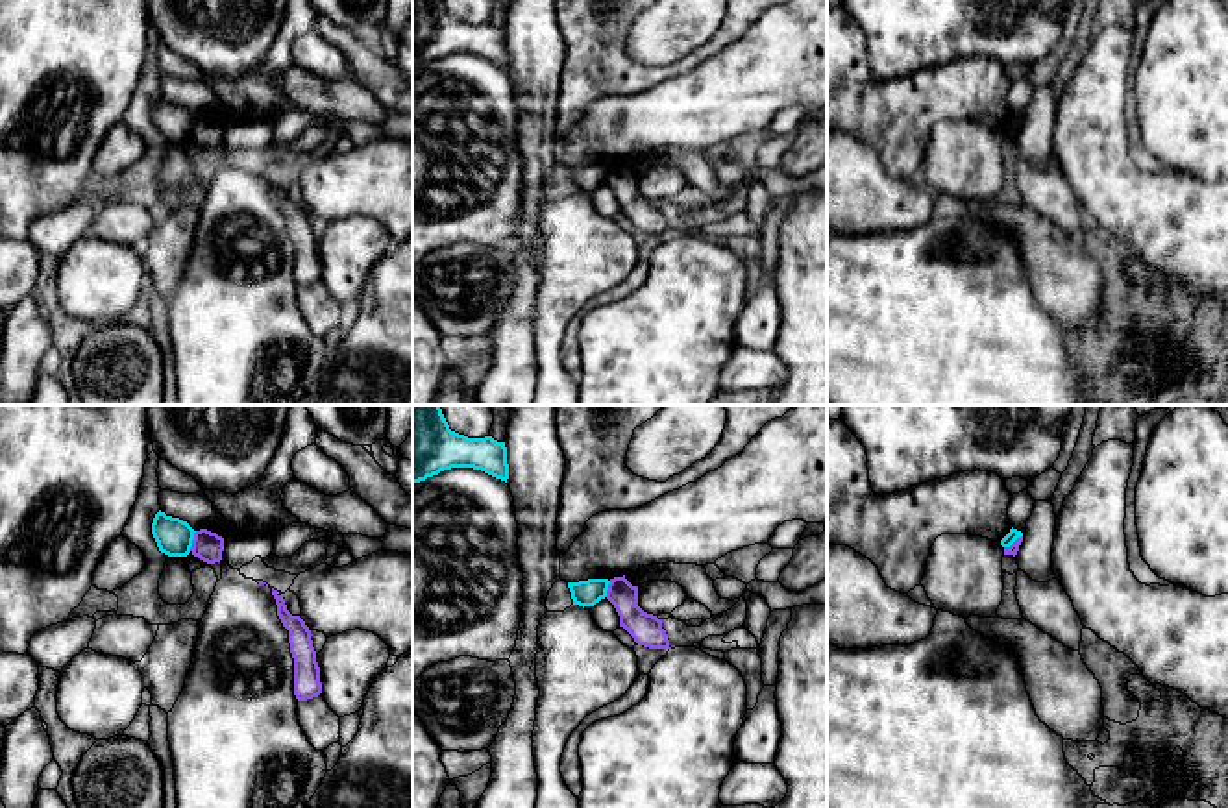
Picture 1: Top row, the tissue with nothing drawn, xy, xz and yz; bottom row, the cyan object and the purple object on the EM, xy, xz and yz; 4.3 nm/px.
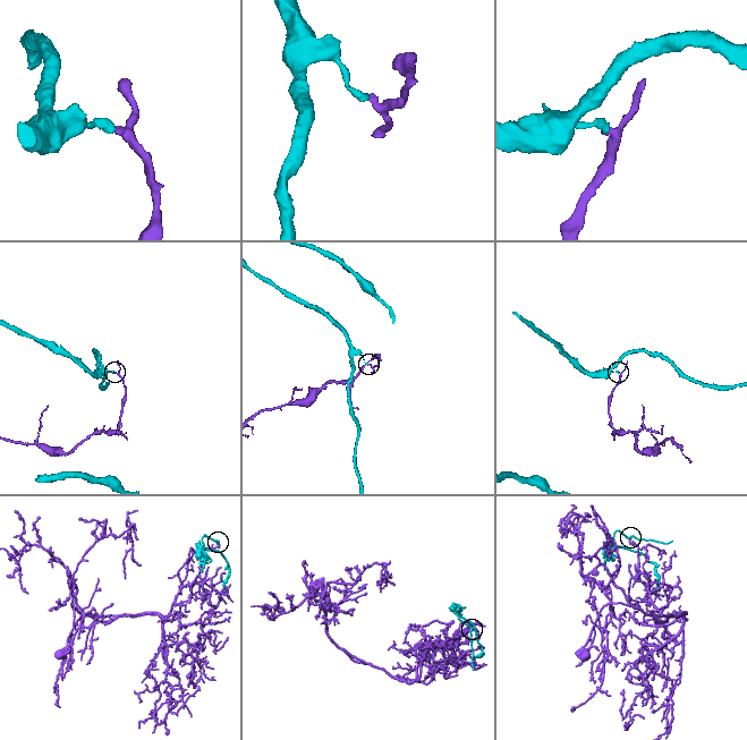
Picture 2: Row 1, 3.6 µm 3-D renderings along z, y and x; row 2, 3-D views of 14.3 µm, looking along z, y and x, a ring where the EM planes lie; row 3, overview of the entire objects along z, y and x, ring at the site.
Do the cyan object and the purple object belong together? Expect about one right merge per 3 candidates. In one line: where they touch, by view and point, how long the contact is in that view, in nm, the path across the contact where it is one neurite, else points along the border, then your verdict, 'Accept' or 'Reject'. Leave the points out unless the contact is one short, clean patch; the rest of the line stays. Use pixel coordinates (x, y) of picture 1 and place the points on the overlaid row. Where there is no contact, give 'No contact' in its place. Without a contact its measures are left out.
Touches cyan at xy (193, 538). Shared border 90 nm. Boundary: xy (196, 531), (189, 550). Reject

